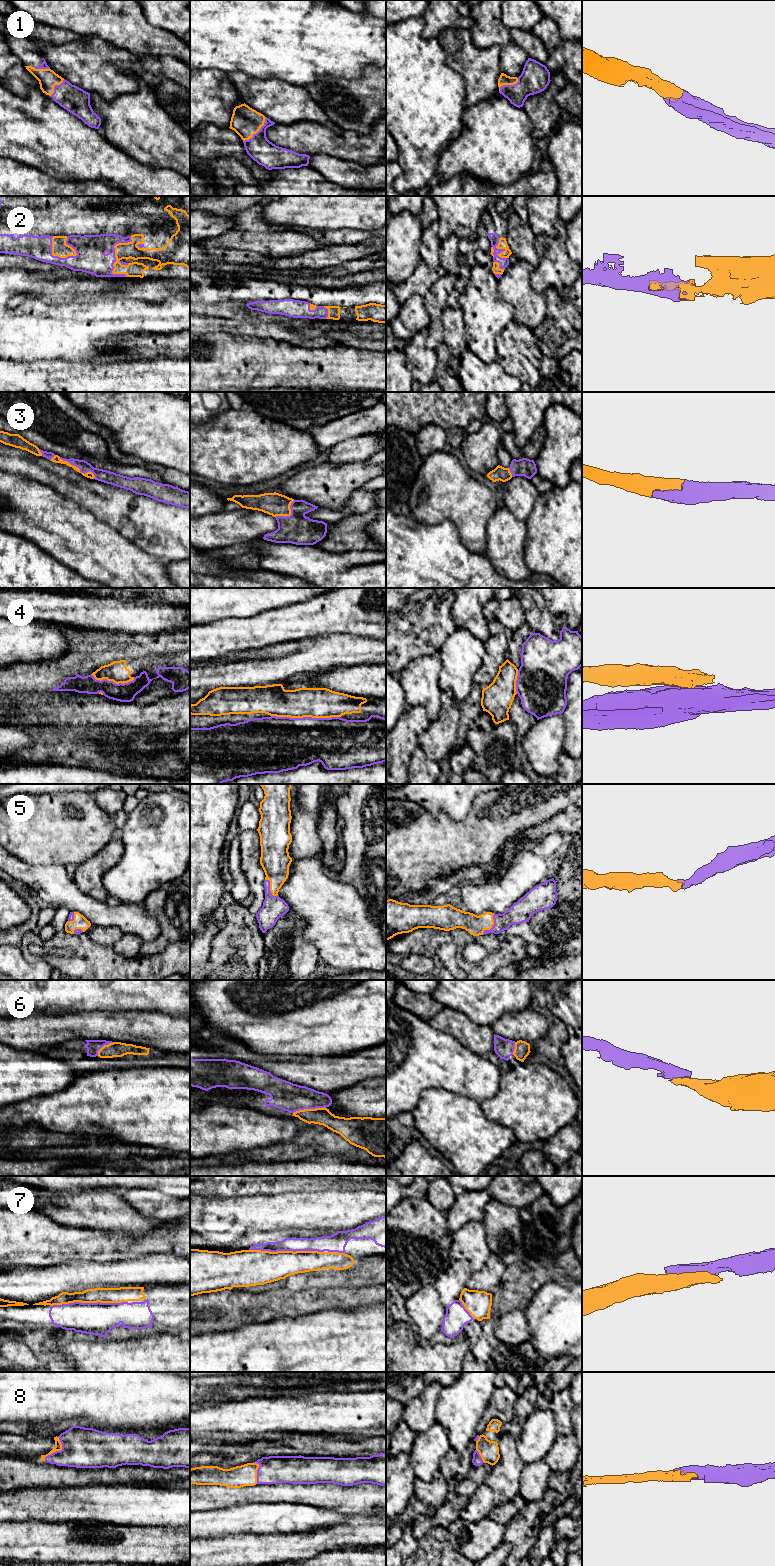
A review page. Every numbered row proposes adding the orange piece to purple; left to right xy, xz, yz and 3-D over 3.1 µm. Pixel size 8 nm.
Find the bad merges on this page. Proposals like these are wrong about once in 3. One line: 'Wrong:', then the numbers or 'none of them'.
Wrong: 4

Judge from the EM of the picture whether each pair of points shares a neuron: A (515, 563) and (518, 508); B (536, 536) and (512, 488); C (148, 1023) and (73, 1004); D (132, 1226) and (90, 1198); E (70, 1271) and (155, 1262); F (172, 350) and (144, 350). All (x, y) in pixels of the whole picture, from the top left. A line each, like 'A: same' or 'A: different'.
A: different
B: different
C: different
D: same
E: same
F: same

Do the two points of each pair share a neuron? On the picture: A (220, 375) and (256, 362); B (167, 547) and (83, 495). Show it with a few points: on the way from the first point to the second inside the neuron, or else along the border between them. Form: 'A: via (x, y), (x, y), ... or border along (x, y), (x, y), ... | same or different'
A: via (229, 366), (236, 362), (247, 362) | same
B: via (146, 526), (137, 517), (104, 500) | same

